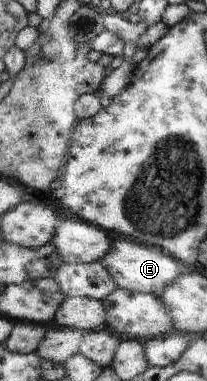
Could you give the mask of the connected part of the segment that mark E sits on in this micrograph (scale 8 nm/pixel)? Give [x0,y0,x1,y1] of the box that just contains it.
[101,240,185,294]

